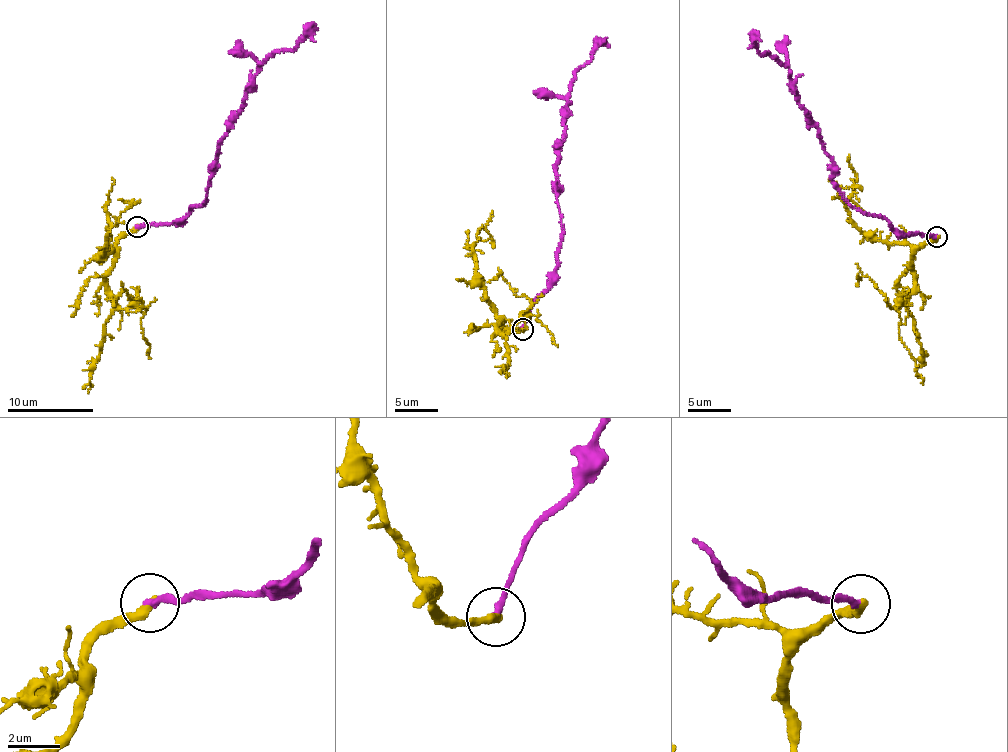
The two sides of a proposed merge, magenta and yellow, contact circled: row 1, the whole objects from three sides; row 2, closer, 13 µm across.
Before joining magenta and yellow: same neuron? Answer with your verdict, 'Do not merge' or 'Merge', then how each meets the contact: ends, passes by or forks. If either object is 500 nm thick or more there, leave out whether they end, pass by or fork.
Do not merge. At the ring magenta ends. At the ring yellow ends

